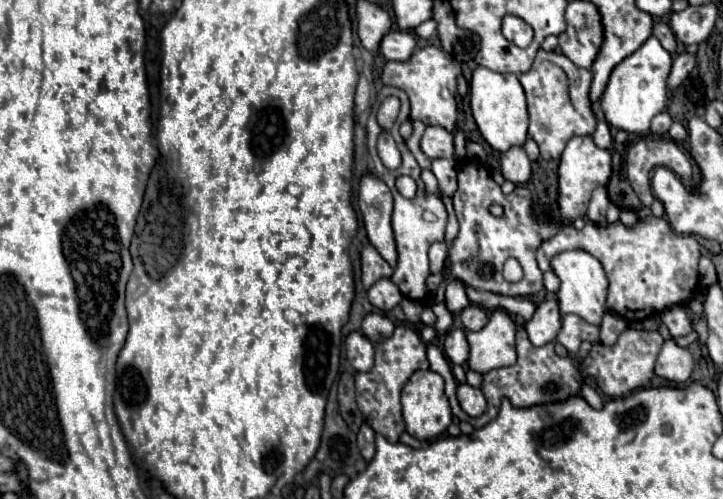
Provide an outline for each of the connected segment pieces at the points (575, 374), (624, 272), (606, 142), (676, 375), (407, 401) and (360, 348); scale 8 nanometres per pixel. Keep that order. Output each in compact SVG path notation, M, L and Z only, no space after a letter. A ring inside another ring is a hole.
M520 328L516 332L516 352L518 352L516 364L506 366L506 368L496 368L496 370L484 374L482 392L484 392L484 396L488 400L488 410L480 418L472 418L470 420L470 424L474 428L482 428L490 420L494 420L498 410L500 410L500 402L504 398L508 398L514 408L530 408L530 406L538 406L538 404L564 402L570 396L578 396L580 394L584 378L582 378L578 360L574 360L574 358L560 358L554 352L554 344L544 344L544 346L536 348L528 340L526 330Z
M650 216L640 220L634 228L626 228L624 224L598 226L592 222L586 222L582 230L564 226L560 234L538 248L536 256L540 270L551 271L551 259L564 250L584 250L602 262L610 280L606 306L610 312L622 316L628 322L642 322L648 316L660 314L668 306L686 304L698 292L700 244L694 236L676 234L668 226L666 218ZM586 246L592 246L592 252L586 250Z
M598 122L592 140L594 140L594 144L596 144L598 148L610 148L610 144L612 144L612 134L610 134L610 128L608 128L606 122Z
M672 340L664 342L656 360L656 374L660 378L676 384L686 384L694 368L696 368L696 362L686 348L676 346Z
M432 370L414 372L402 390L402 412L404 412L406 432L410 436L418 440L432 440L440 436L452 422L450 404L444 394L444 378Z
M352 332L346 338L346 358L356 372L368 372L374 366L374 348L368 338Z

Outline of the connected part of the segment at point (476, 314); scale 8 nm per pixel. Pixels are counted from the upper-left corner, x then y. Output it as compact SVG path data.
M470 304L460 312L460 320L462 320L466 330L480 330L488 322L488 314L484 312L484 308Z

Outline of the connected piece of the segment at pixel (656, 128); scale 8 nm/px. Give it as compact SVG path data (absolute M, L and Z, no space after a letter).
M660 112L660 114L656 114L656 116L652 118L650 132L652 132L654 136L662 136L662 134L666 134L666 132L668 132L670 124L672 124L672 118L668 116L668 112Z

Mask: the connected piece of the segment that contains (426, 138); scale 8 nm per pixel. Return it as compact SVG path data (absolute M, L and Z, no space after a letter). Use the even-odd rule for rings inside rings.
M428 126L422 136L422 150L432 160L434 158L452 158L454 156L452 132L448 132L440 126Z

